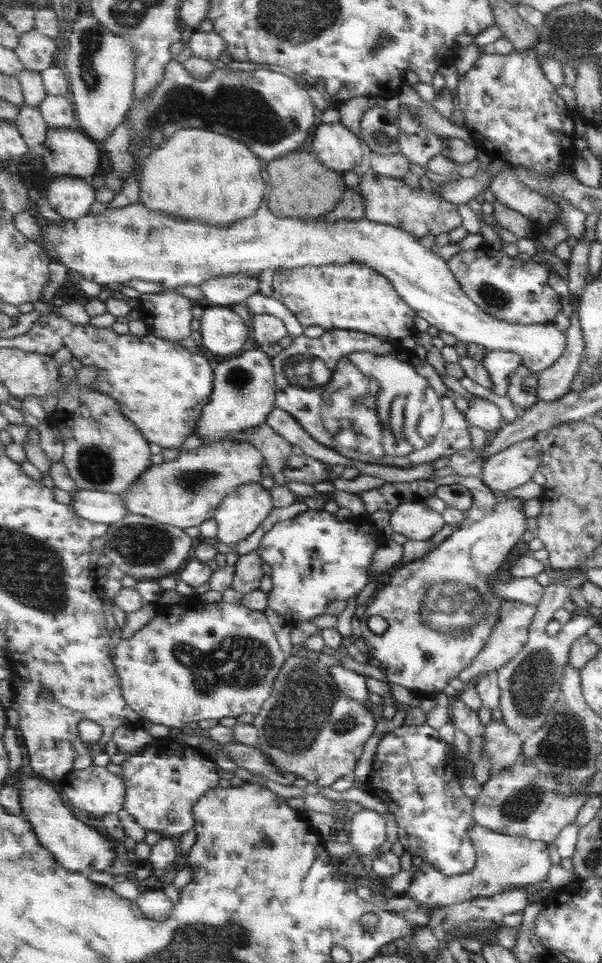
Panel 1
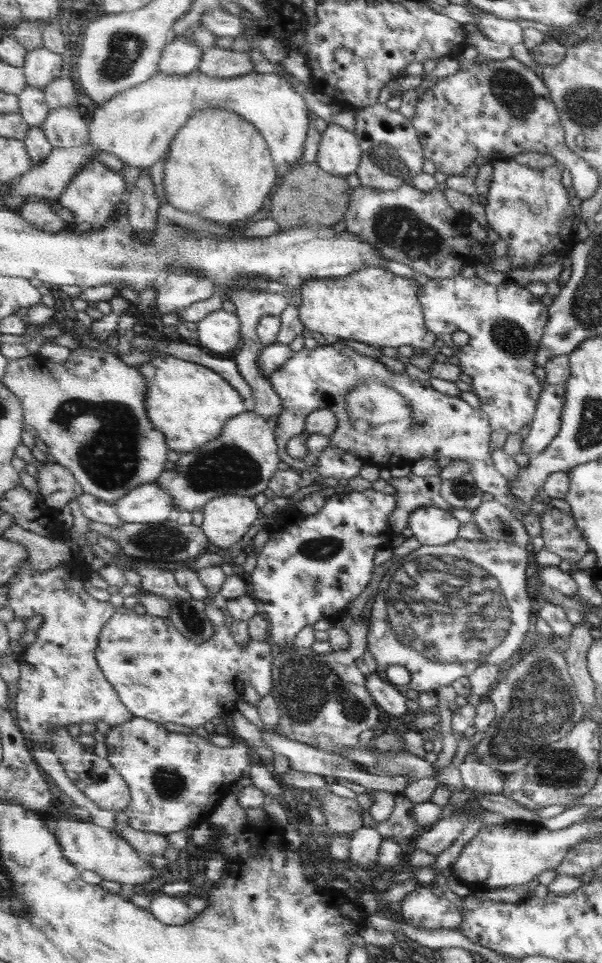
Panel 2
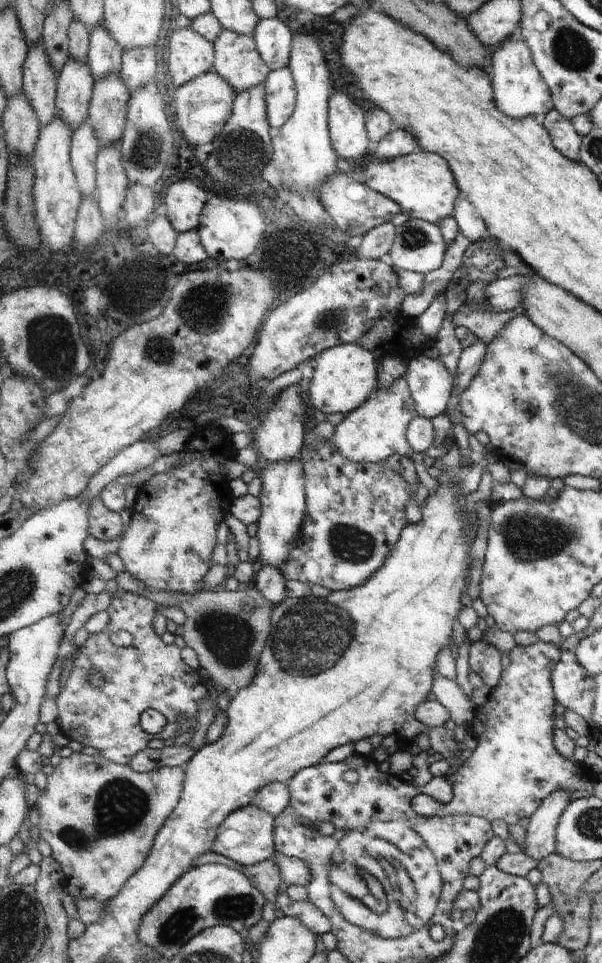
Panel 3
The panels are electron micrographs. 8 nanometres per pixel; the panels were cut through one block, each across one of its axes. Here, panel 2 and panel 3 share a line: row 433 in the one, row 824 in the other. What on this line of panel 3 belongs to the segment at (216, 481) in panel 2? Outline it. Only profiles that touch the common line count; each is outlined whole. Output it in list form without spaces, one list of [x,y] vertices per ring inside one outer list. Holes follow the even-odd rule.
[[[255,804],[239,808],[231,812],[219,826],[217,840],[211,848],[211,853],[219,854],[243,866],[253,866],[269,860],[275,854],[275,816],[266,810],[261,810]]]

